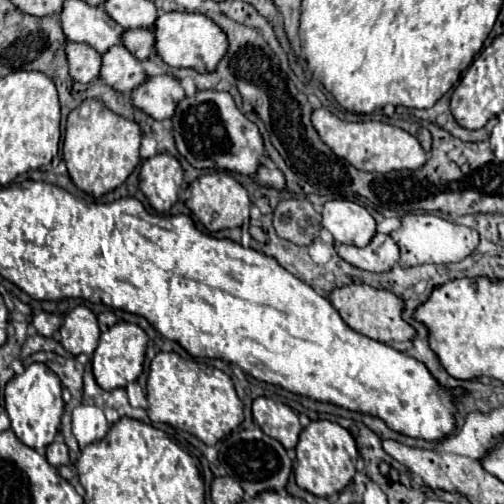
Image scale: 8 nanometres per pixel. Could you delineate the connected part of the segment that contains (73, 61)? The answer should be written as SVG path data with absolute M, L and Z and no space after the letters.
M67 43L67 61L69 73L79 83L93 83L99 79L101 71L101 53L85 43Z

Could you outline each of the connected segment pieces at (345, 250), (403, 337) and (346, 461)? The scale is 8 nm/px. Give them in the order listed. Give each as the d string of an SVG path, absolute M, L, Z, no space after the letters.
M377 233L367 247L337 245L337 253L353 267L373 273L391 271L397 265L397 257L399 257L397 243L391 239L391 235L383 235L383 233Z
M353 283L341 289L335 289L331 295L331 303L335 305L335 309L339 311L339 315L343 317L343 321L357 333L375 339L375 341L413 341L415 337L415 329L403 321L403 309L405 303L401 297L397 297L391 291L385 289L375 289L369 285L361 285L361 283Z
M311 421L299 435L299 445L295 447L297 461L295 461L295 481L301 489L317 495L317 497L331 497L343 491L355 475L357 463L357 445L347 429L331 421Z

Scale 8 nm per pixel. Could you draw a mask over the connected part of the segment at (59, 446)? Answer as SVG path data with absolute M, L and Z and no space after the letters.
M51 443L47 447L47 461L53 467L61 467L61 465L69 465L69 449L65 443Z

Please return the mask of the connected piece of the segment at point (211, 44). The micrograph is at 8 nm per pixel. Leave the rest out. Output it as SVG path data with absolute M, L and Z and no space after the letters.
M163 13L157 17L157 55L171 67L185 67L193 69L201 75L207 75L217 69L221 57L225 57L225 49L229 47L229 41L225 37L225 31L211 21L207 15L201 13Z

